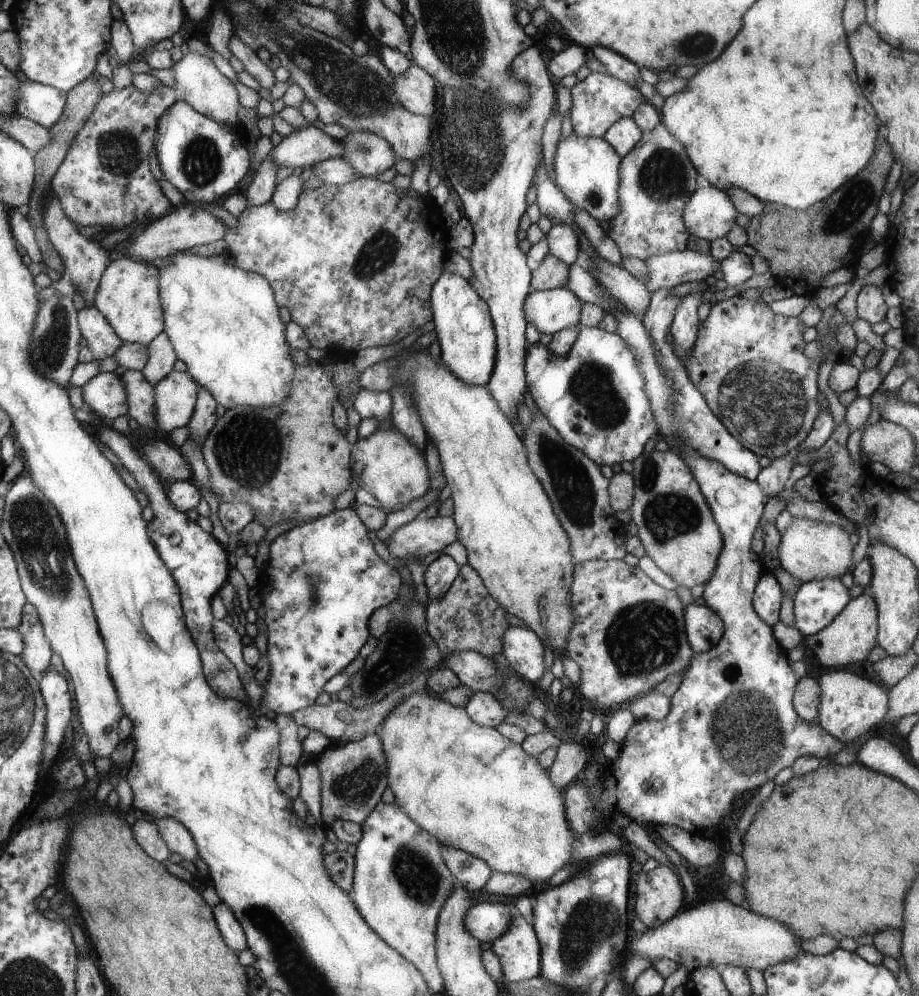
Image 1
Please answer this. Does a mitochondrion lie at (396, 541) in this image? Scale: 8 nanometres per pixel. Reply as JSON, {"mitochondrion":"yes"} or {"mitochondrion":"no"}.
{"mitochondrion":"no"}

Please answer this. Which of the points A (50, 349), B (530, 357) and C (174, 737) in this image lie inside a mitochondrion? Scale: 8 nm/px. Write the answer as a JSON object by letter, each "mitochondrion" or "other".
{"A":"mitochondrion","B":"other","C":"other"}

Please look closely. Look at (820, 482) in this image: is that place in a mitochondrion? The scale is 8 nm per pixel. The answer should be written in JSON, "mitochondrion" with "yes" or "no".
{"mitochondrion":"no"}

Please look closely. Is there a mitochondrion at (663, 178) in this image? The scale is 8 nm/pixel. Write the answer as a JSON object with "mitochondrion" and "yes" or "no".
{"mitochondrion":"yes"}

